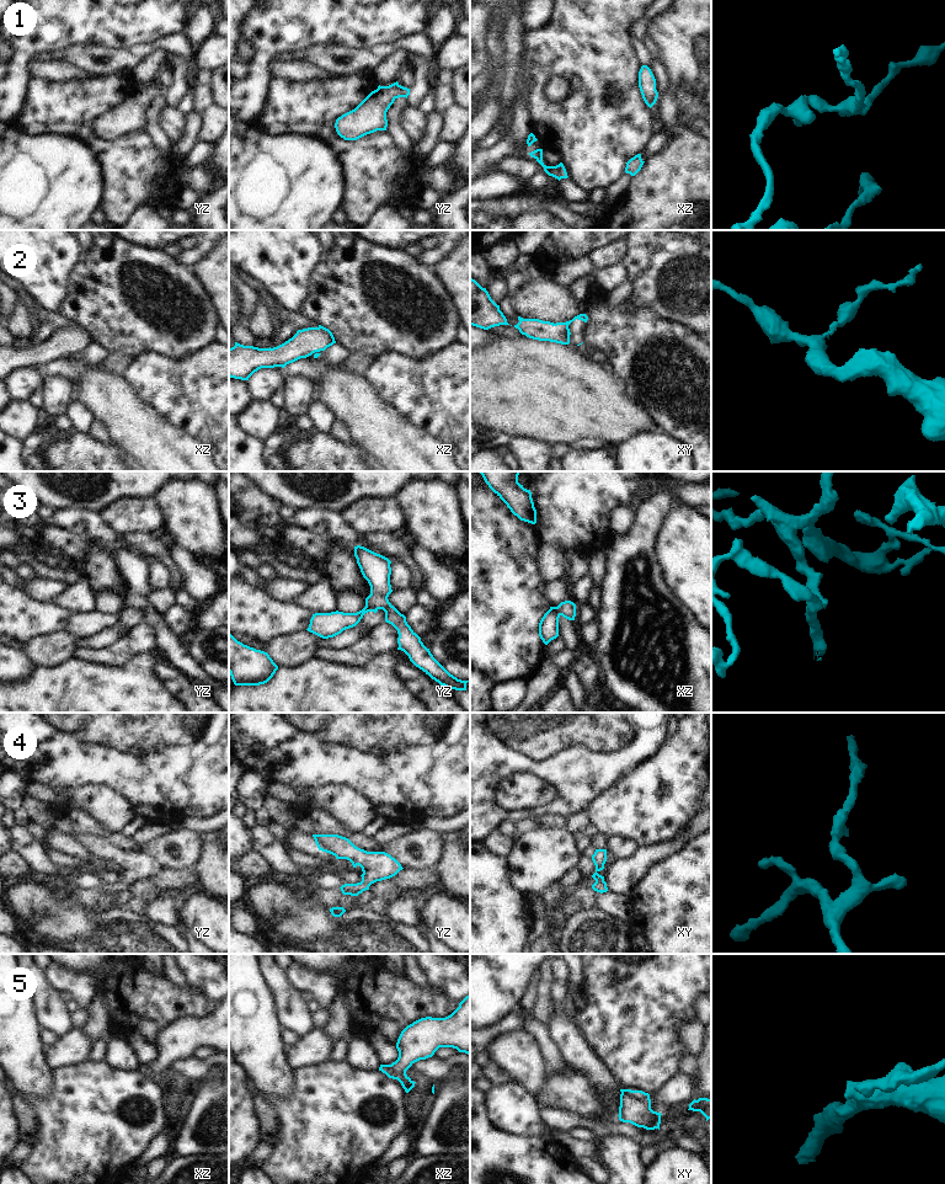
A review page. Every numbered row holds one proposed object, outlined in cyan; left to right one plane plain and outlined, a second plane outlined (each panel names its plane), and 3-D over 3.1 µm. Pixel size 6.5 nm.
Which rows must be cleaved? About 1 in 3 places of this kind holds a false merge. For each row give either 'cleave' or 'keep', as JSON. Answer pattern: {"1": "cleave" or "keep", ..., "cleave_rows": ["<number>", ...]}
{"1": "keep", "2": "cleave", "3": "cleave", "4": "keep", "5": "cleave", "cleave_rows": ["2", "3", "5"]}

